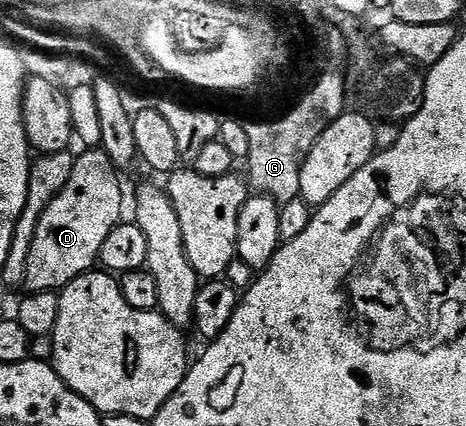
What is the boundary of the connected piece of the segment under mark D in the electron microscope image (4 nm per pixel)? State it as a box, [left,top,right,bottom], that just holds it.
[24,146,124,292]

